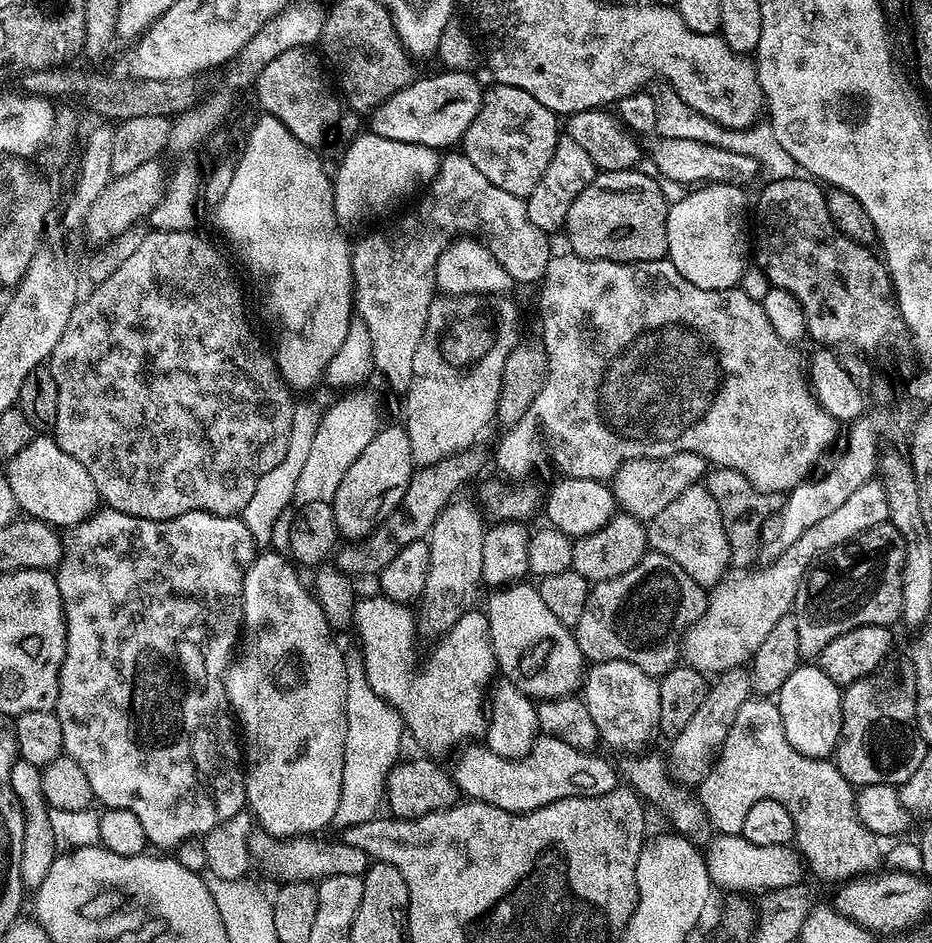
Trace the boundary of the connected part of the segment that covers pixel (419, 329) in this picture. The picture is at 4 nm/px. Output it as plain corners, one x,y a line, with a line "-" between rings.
452,150
441,155
436,177
432,179
431,184
427,185
426,191
419,200
420,205
413,212
406,213
393,228
384,228
381,232
368,232
350,248
354,312
359,323
364,324
370,334
375,371
378,374
380,371
381,378
397,394
407,392
410,386
410,378
414,370
414,350
418,350
418,342
422,342
428,311
438,292
436,286
438,258
442,258
442,254
453,244
453,241
475,238
484,244
490,250
490,254
498,258
502,270
506,270
506,274
510,274
510,278
517,285
532,283
535,285
543,280
546,266
554,255
552,244
548,241
551,240
549,233
538,230
534,222
530,222
527,203
521,197
506,194
506,190
498,190
498,186
494,186
490,178
485,178
476,169
474,162
470,162
470,158
464,156
463,151

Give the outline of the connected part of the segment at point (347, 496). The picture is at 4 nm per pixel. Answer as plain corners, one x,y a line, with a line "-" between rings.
400,422
385,423
367,443
366,450
354,459
354,464
343,475
337,493
332,498
334,518
338,522
341,537
352,542
359,541
373,532
391,512
397,511
404,503
413,471
408,429

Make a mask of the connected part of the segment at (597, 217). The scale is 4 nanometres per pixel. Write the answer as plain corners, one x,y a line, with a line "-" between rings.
640,171
600,172
590,186
574,198
563,226
563,231
568,232
571,255
619,264
650,262
667,257
666,226
670,200
664,197
659,179
651,180

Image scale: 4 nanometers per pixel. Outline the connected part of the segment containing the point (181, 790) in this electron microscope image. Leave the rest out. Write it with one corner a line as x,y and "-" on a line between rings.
104,506
94,512
87,520
81,524
75,524
67,529
62,536
64,542
64,557
60,560
59,568
55,569
56,585
58,594
62,597
64,607
64,625
68,627
68,641
64,651
64,661
60,667
60,697
54,709
58,722
62,722
62,742
64,743
63,755
74,758
78,766
82,766
82,771
86,773
86,779
90,782
90,790
97,801
101,800
104,808
117,808
118,810
129,811
142,822
142,830
146,830
146,838
149,845
157,844
160,850
175,850
184,843
185,840
193,838
203,838
207,836
214,826
226,822
226,818
234,818
234,814
245,811
246,797
244,794
244,778
246,775
245,765
242,763
242,744
238,739
237,729
234,727
234,717
231,708
228,707
228,695
224,689
224,670
233,659
234,651
232,647
237,647
242,636
242,625
244,623
244,611
240,605
240,592
244,589
244,570
252,563
257,555
258,549
250,538
250,530
246,530
243,519
240,516
215,516
209,512
187,512
178,514
178,518
169,520
151,520
150,518
134,518
130,514
122,514
118,510

